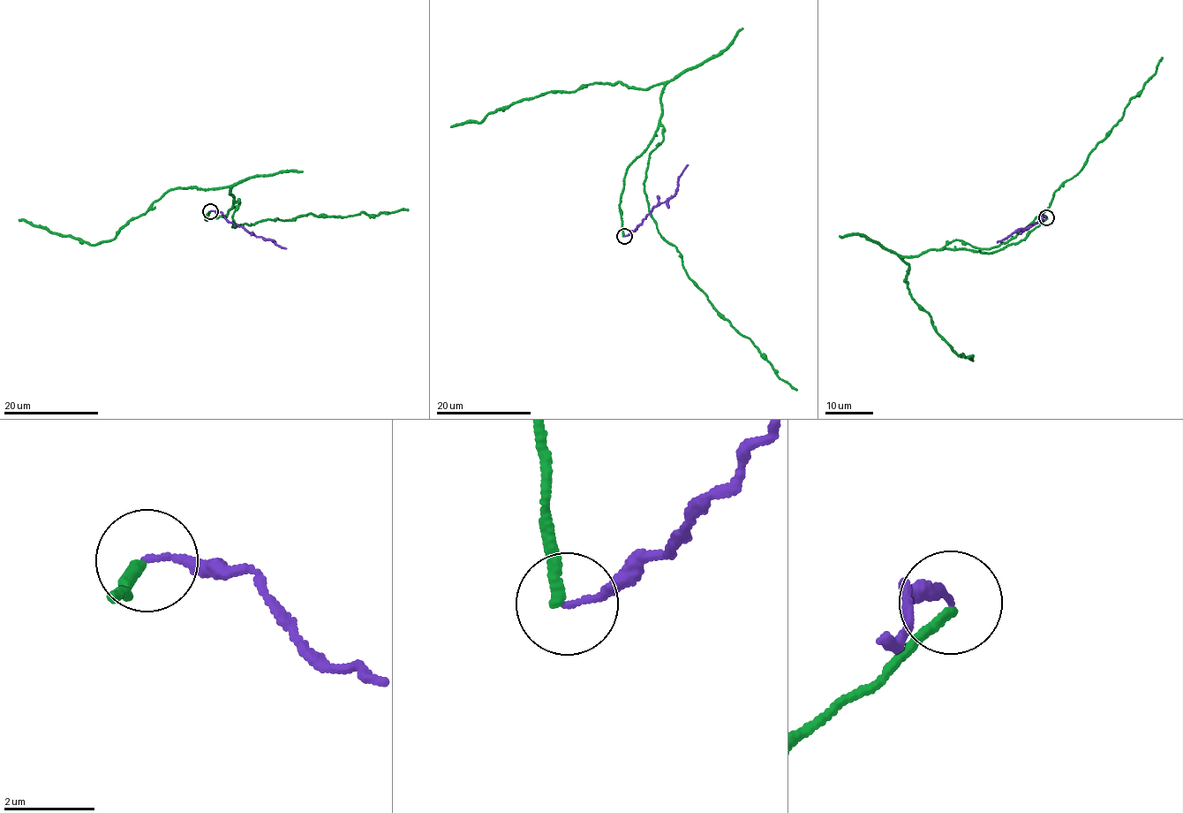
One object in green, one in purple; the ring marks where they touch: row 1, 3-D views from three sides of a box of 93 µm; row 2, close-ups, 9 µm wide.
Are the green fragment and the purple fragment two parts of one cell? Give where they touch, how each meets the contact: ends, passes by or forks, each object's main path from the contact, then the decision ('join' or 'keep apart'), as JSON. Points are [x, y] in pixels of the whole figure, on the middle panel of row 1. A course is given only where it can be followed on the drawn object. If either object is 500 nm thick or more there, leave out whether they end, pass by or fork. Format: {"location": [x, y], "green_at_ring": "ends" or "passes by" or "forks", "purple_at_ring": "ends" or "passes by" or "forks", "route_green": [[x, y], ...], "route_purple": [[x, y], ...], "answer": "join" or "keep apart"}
{"location": [624, 236], "green_at_ring": "ends", "purple_at_ring": "ends", "route_green": [[623, 236], [624, 178], [662, 126], [644, 187], [658, 232], [715, 310], [796, 391]], "route_purple": [[624, 236], [631, 234], [653, 208], [669, 200], [688, 164]], "answer": "keep apart"}

